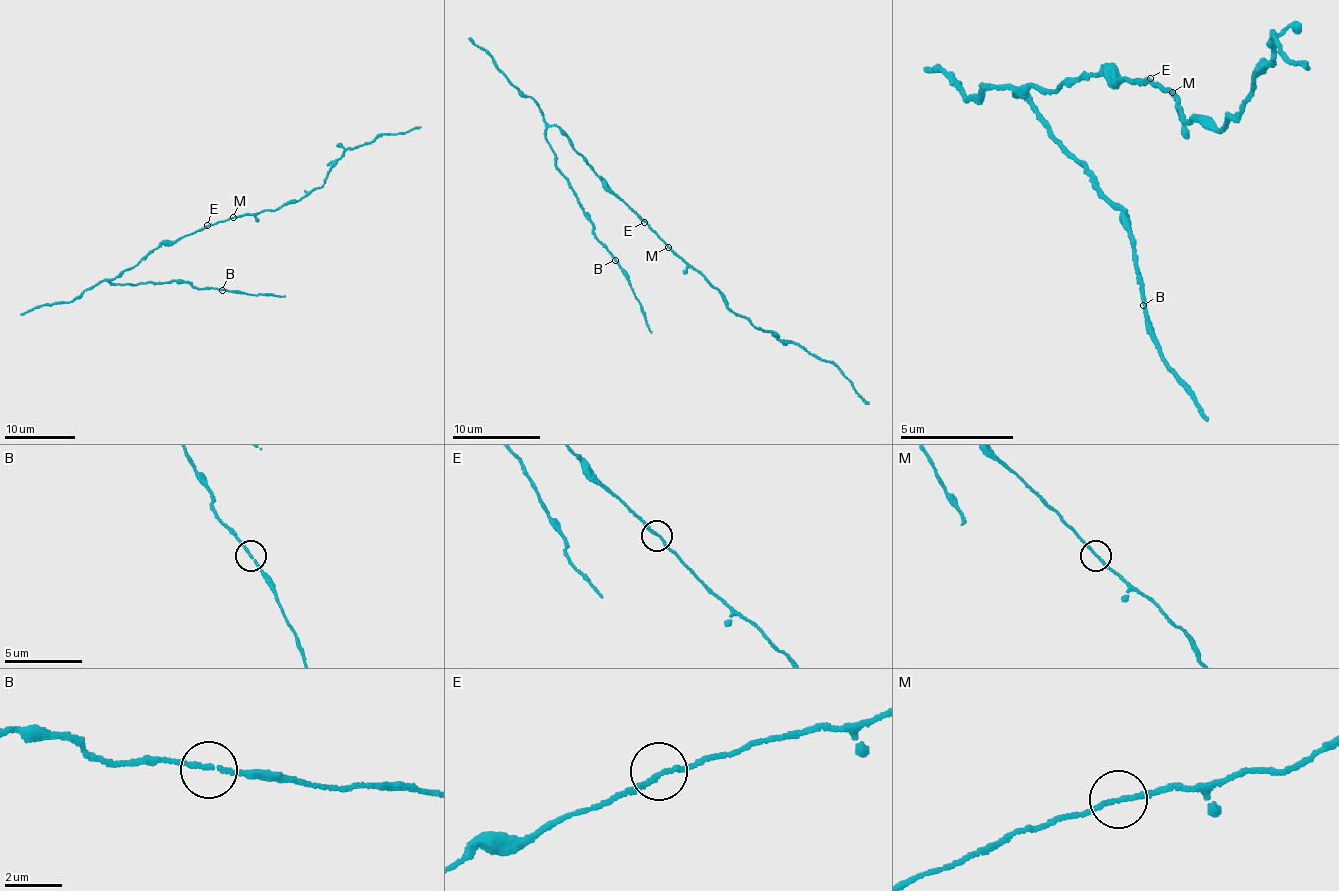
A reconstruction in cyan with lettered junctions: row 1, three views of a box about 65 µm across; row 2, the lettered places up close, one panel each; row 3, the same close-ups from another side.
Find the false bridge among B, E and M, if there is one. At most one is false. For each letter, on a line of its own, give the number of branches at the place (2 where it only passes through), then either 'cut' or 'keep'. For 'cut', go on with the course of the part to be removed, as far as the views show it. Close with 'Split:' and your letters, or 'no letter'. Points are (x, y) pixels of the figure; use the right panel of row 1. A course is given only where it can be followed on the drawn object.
B: branches 2; keep
E: branches 2; keep
M: branches 2; keep
Split: no letter

